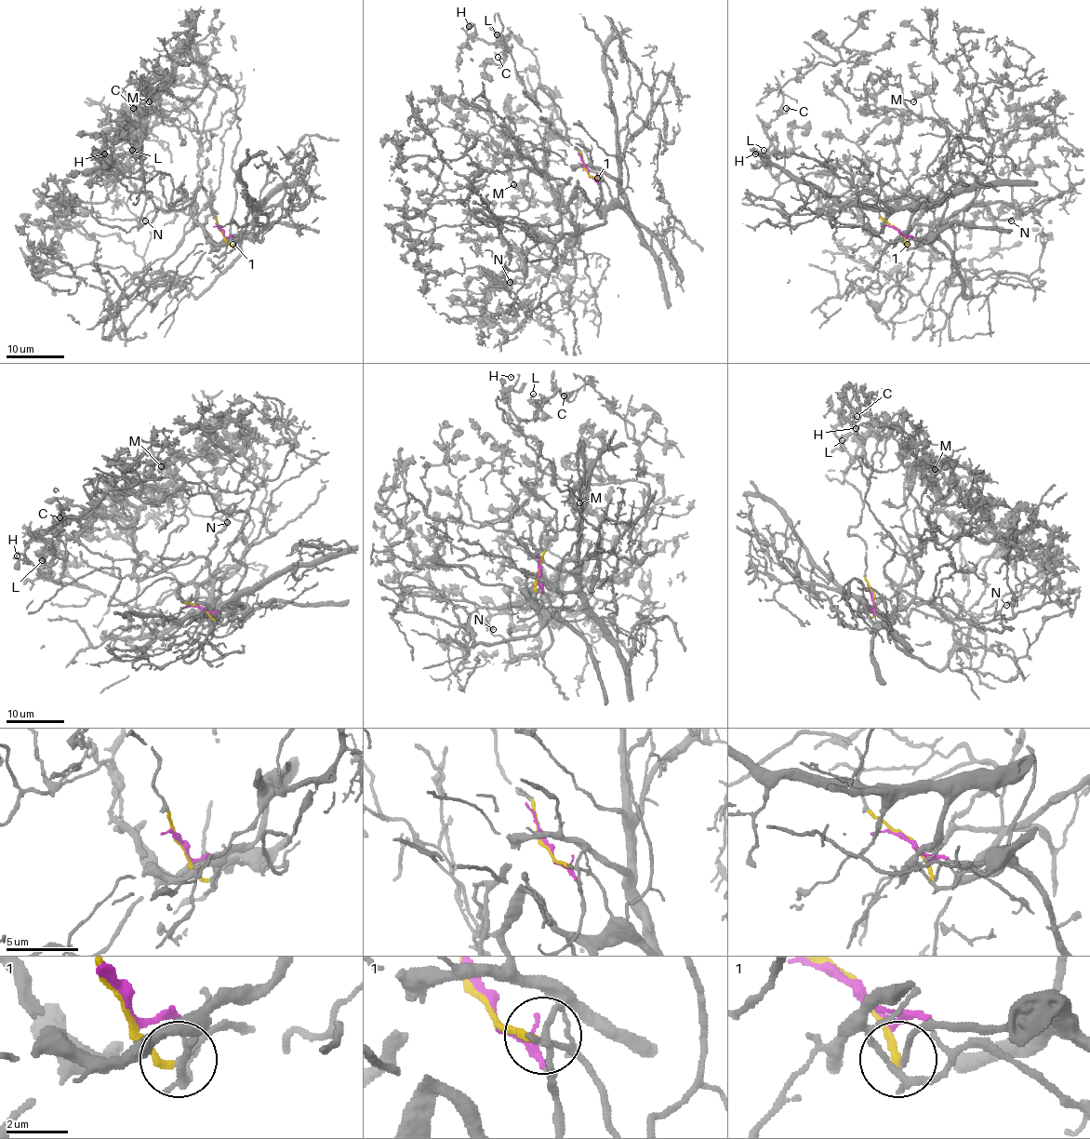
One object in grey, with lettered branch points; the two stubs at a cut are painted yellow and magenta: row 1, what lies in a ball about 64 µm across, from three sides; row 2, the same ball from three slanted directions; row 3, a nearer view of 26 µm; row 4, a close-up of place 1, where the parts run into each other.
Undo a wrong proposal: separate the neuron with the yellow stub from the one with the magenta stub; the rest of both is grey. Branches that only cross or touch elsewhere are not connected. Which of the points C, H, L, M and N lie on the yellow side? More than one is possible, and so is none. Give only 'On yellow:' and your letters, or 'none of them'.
On yellow: C, H, L, M, N

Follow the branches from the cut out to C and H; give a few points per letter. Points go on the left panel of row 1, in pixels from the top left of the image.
C: (219, 230), (204, 187), (173, 209), (169, 174), (143, 180), (144, 137), (133, 108)
H: (219, 230), (204, 187), (173, 209), (169, 174), (146, 183), (126, 176), (108, 148), (104, 154)

